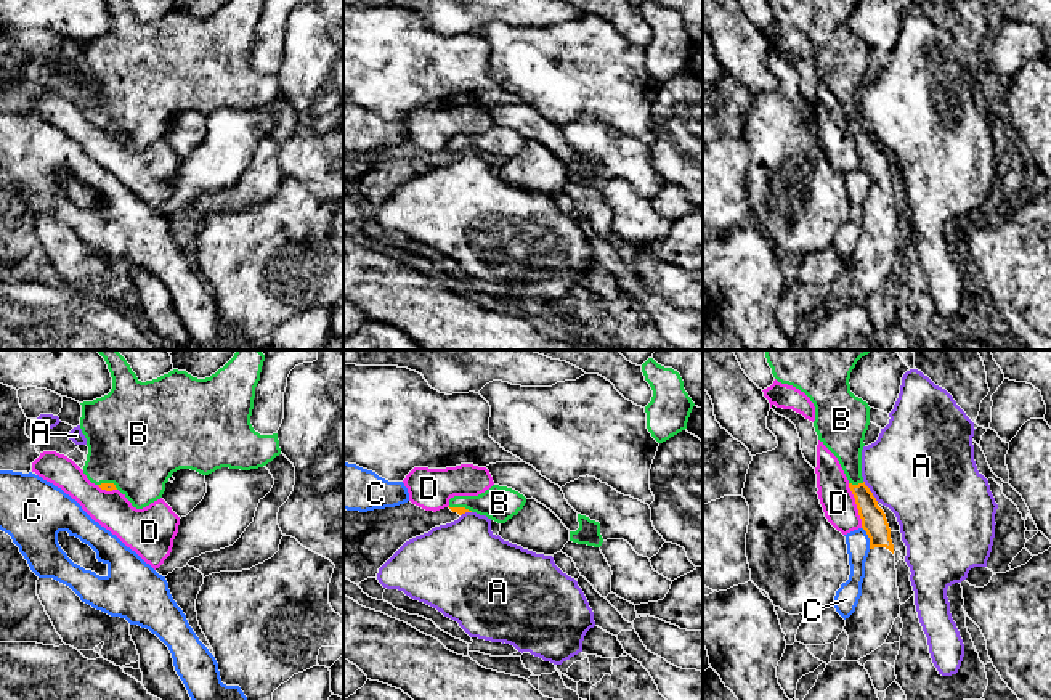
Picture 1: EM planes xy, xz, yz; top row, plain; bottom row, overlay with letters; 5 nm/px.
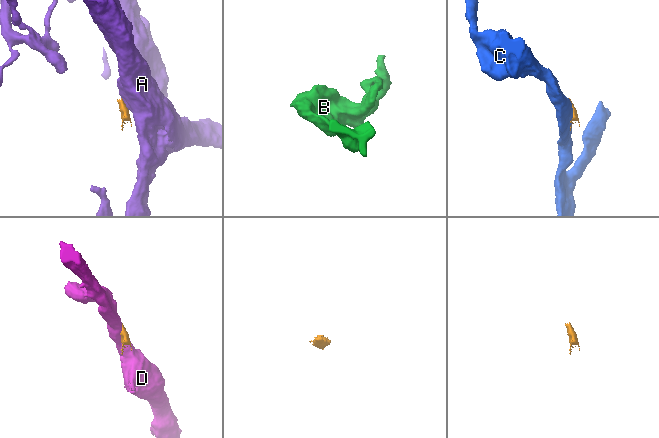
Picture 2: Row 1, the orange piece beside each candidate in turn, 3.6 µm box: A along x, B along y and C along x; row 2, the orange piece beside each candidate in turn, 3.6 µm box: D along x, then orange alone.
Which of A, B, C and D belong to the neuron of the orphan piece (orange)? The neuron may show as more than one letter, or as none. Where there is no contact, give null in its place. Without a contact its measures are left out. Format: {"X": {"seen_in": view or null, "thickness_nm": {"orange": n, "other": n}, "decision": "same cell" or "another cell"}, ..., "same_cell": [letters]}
{"A": {"seen_in": "yz", "thickness_nm": {"orange": 130, "other": 460}, "decision": "another cell"}, "B": {"seen_in": "yz", "thickness_nm": {"orange": 130, "other": 190}, "decision": "same cell"}, "C": {"seen_in": "yz", "thickness_nm": {"orange": 130, "other": 120}, "decision": "another cell"}, "D": {"seen_in": "yz", "thickness_nm": {"orange": 130, "other": 170}, "decision": "another cell"}, "same_cell": ["B"]}

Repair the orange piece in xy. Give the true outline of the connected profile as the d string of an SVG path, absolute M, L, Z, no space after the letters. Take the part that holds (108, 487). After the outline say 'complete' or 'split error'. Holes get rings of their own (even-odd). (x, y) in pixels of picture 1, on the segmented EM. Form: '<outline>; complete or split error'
M117 350L98 352L111 372L112 389L93 401L83 401L80 429L87 438L88 454L83 466L87 478L101 490L119 490L136 509L162 498L173 472L191 469L209 475L221 467L250 470L271 462L281 454L278 433L260 435L250 424L255 387L260 381L265 355L260 350L236 350L234 356L215 374L197 379L173 369L157 379L141 382Z; split error

